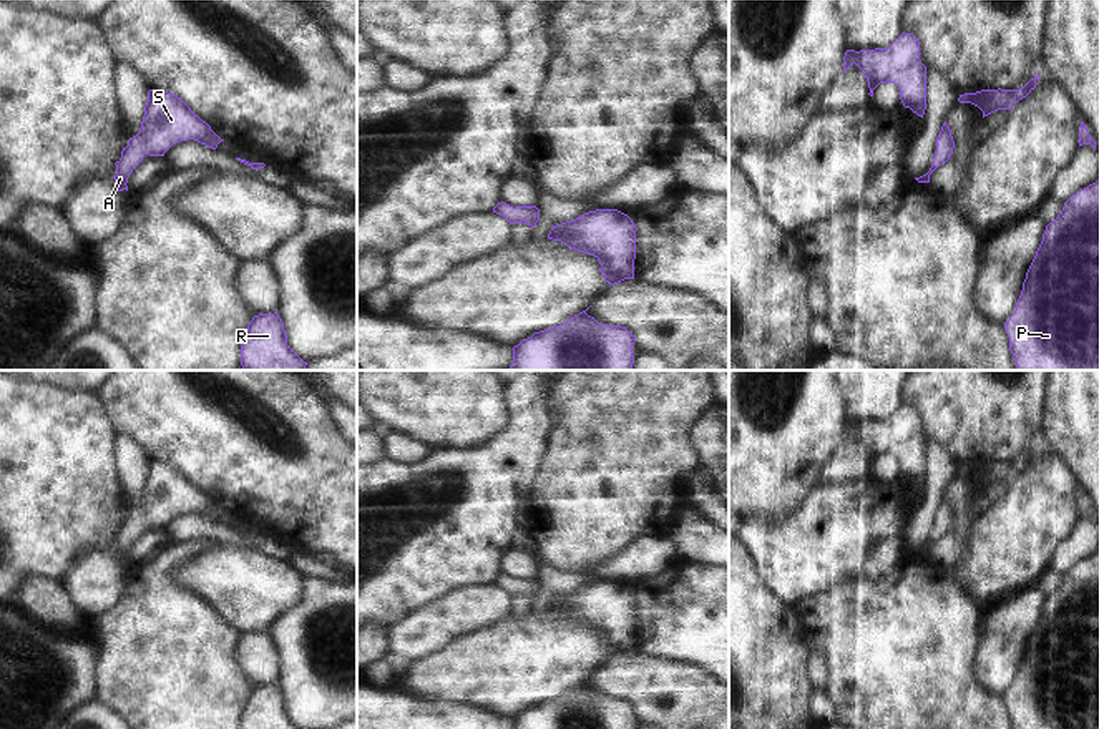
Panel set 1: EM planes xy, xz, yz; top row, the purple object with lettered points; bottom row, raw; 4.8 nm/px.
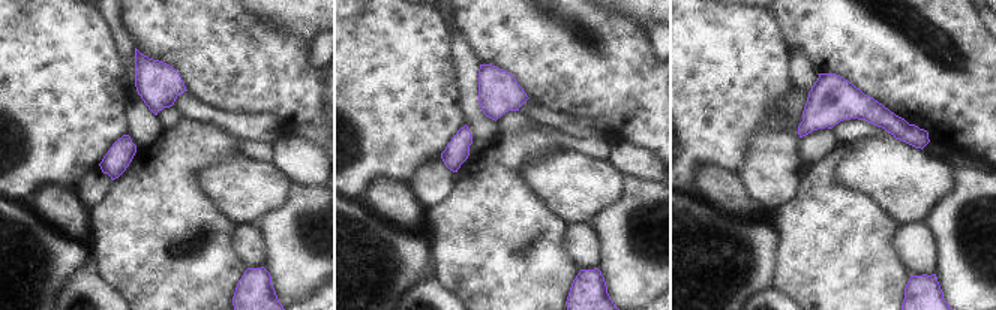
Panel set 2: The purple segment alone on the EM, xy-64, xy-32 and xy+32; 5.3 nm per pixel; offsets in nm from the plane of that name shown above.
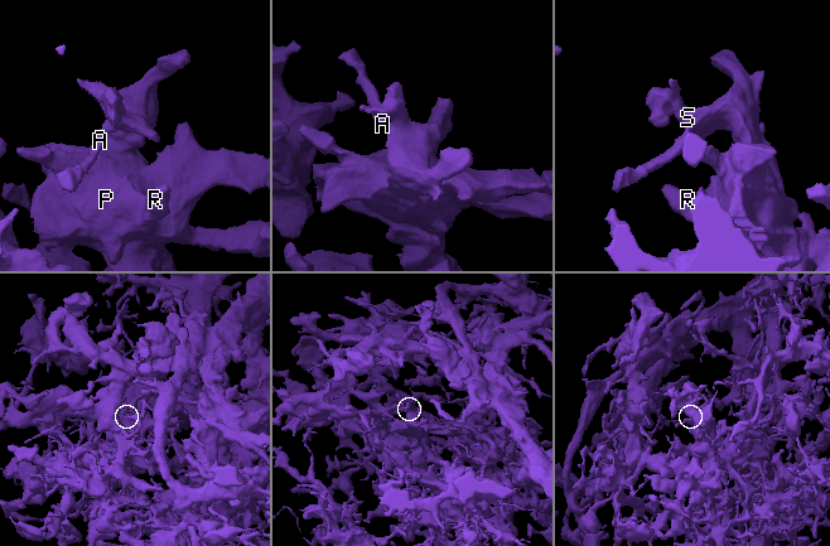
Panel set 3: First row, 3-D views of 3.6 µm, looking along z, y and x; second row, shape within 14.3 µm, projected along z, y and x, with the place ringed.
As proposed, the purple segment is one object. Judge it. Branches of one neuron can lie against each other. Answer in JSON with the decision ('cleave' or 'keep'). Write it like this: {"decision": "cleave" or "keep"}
{"decision": "keep"}

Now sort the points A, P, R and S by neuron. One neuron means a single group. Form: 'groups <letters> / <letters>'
groups A P R S

